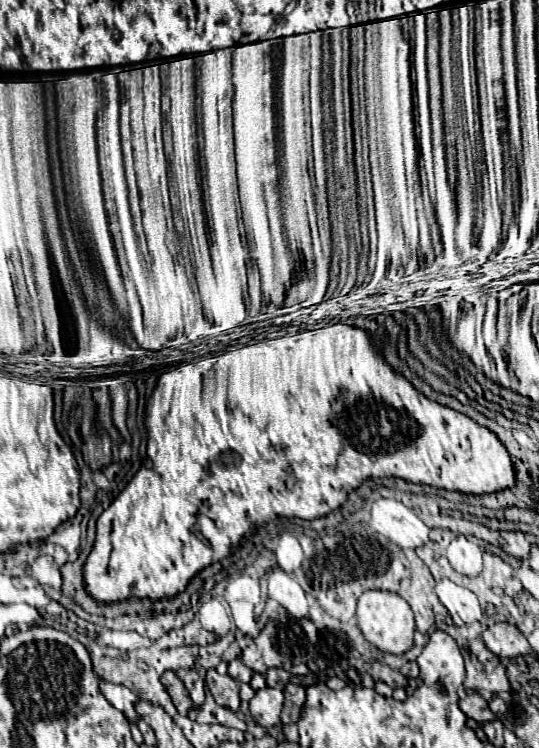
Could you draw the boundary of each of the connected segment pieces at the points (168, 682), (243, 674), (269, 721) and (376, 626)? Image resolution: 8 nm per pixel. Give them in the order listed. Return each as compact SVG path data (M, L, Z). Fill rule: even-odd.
M165 672L161 676L161 682L165 684L165 688L167 688L167 692L169 692L169 696L171 696L171 700L175 704L175 708L177 708L177 712L181 716L187 716L187 712L193 708L193 702L189 700L189 690L185 688L185 684L181 684L181 680L177 678L175 672Z
M235 658L229 662L229 676L237 682L249 682L253 676L253 670L247 668L239 658Z
M263 688L257 690L255 696L249 702L249 712L255 718L257 724L261 724L263 728L271 728L271 726L279 726L279 714L283 708L283 692L275 690L275 688Z
M385 590L363 592L357 600L357 620L359 620L359 628L365 640L377 646L379 650L391 652L391 654L405 654L407 650L411 650L415 618L407 600L403 600L399 594L385 592Z

